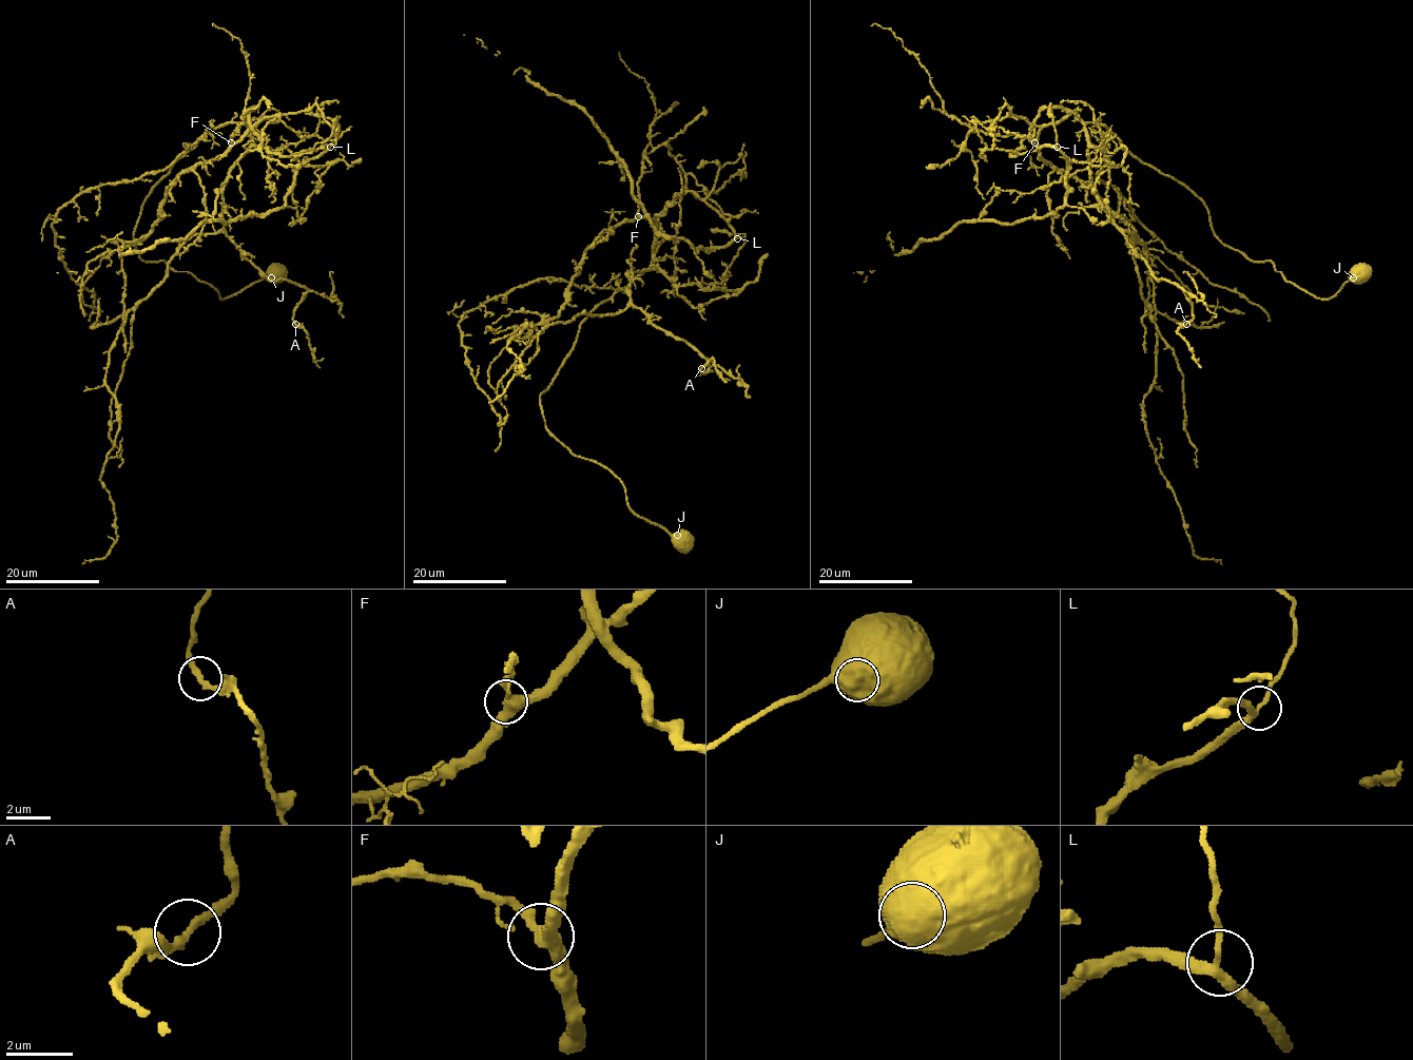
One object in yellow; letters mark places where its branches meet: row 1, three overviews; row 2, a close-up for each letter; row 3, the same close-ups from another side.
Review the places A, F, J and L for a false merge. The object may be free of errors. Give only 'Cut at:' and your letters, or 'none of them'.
Cut at: none of them

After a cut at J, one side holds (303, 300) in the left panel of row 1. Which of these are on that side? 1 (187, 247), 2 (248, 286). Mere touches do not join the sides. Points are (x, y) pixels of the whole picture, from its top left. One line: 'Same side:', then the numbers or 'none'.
Same side: 1

